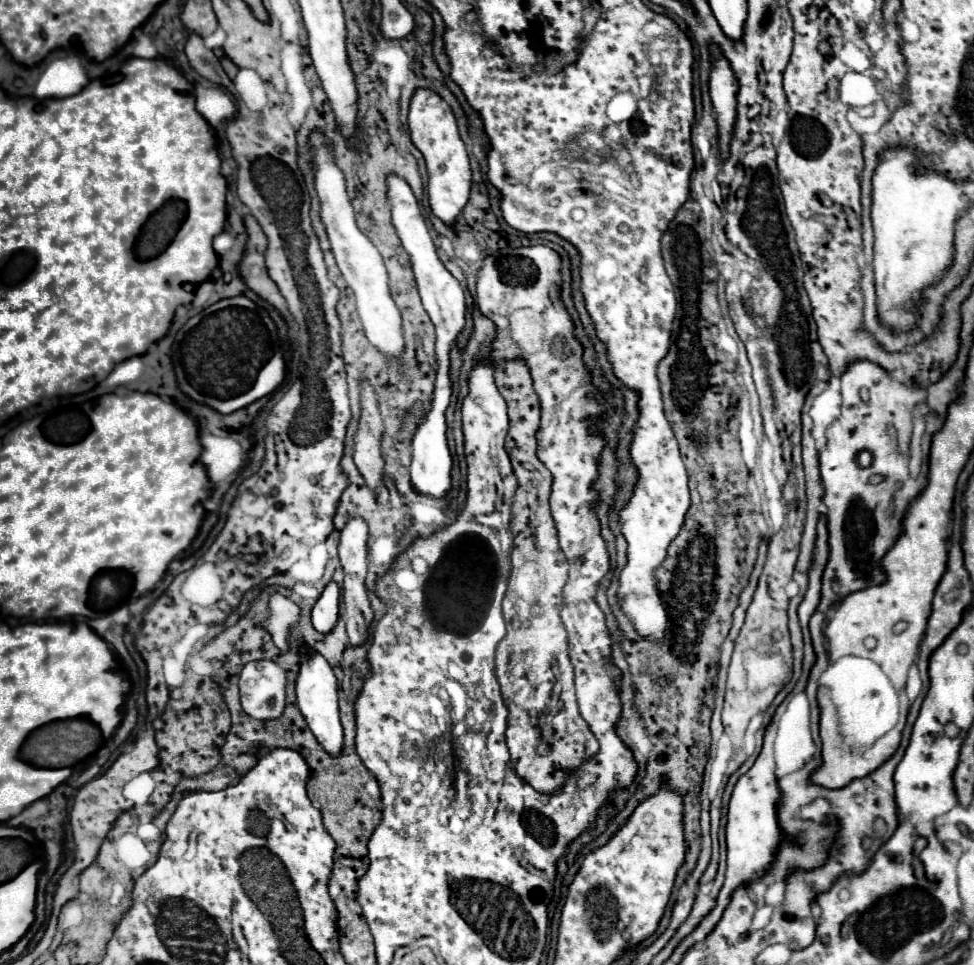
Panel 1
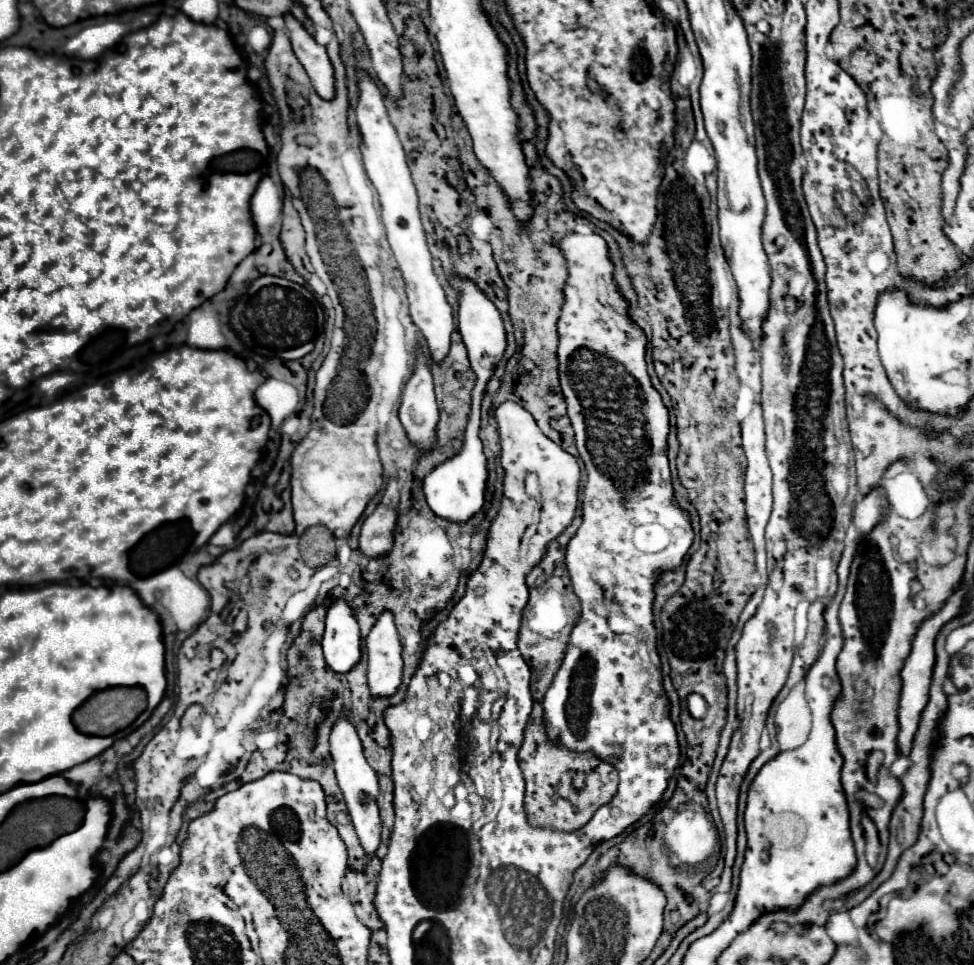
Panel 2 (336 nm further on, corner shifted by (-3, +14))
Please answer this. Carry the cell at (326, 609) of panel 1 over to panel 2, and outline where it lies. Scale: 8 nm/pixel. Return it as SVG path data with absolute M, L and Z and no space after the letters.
M344 598L332 602L326 614L322 650L334 672L348 672L360 660L360 630L350 604Z

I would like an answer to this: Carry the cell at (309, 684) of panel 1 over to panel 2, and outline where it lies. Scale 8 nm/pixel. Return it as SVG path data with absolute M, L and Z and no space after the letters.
M338 718L332 726L330 732L330 756L332 756L332 764L336 770L336 778L338 778L338 786L344 794L344 800L348 804L348 812L350 818L354 822L356 834L362 842L362 848L366 850L368 856L374 856L378 844L380 844L380 816L378 816L378 806L376 806L376 796L378 796L378 778L376 772L368 766L364 754L362 754L362 744L360 738L356 734L356 728L352 726L352 722L348 722L346 718Z

